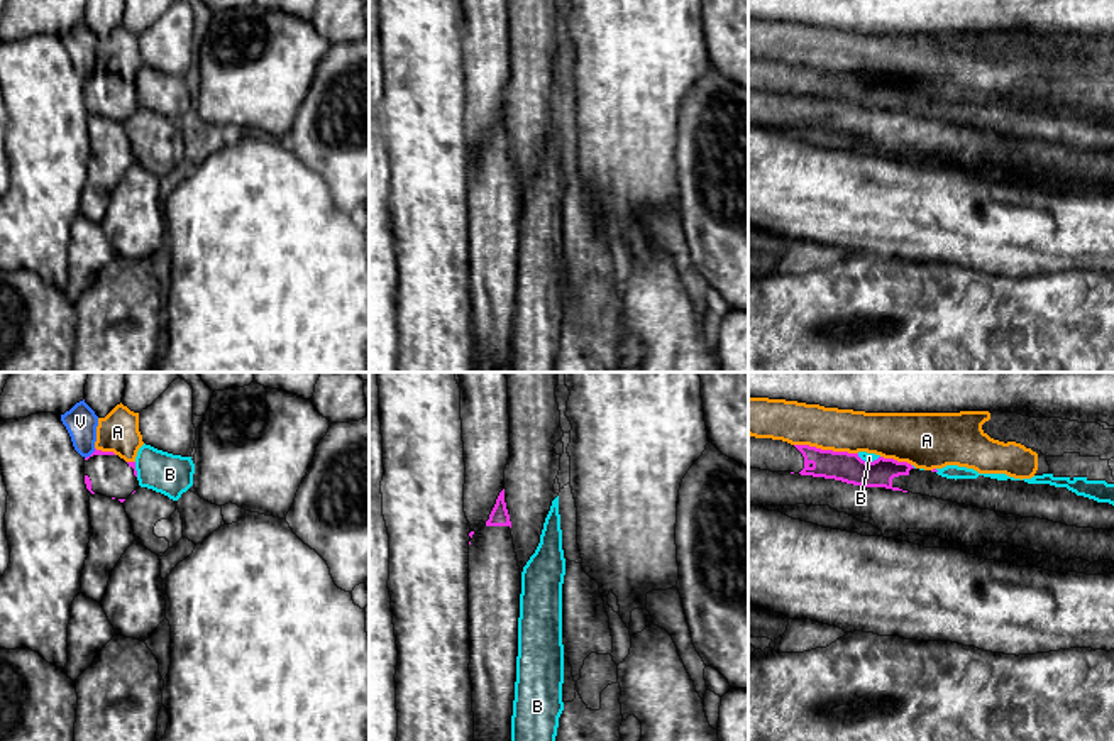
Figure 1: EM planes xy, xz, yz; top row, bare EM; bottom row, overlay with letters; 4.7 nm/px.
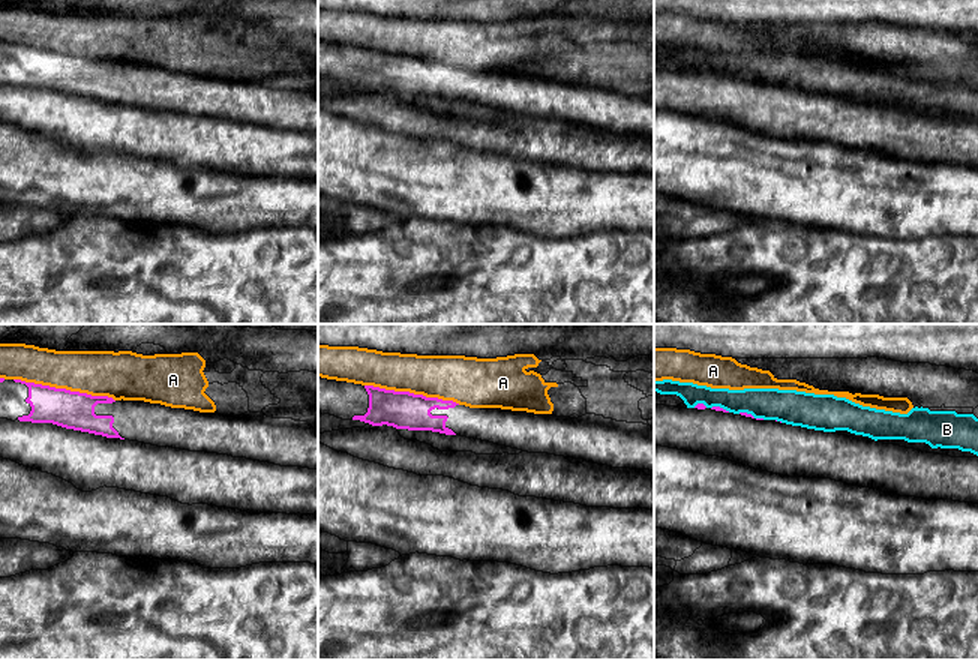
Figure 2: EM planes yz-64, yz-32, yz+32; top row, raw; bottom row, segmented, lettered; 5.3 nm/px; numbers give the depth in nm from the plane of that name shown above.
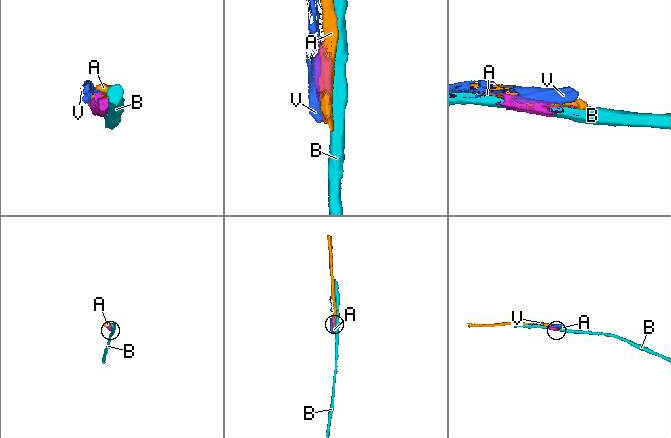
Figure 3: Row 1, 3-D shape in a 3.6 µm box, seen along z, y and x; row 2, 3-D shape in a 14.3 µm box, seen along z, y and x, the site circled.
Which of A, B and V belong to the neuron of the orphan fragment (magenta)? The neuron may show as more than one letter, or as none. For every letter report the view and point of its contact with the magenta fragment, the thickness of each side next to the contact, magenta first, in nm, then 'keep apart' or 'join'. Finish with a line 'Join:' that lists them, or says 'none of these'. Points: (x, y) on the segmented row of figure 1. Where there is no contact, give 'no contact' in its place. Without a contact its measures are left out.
A: contact yz (827, 450); calibres 140 and 200 nm; keep apart
B: contact yz (869, 462); calibres 140 and 50 nm; keep apart
V: contact xy (92, 454); calibres 30 and 150 nm; keep apart
Join: none of these

